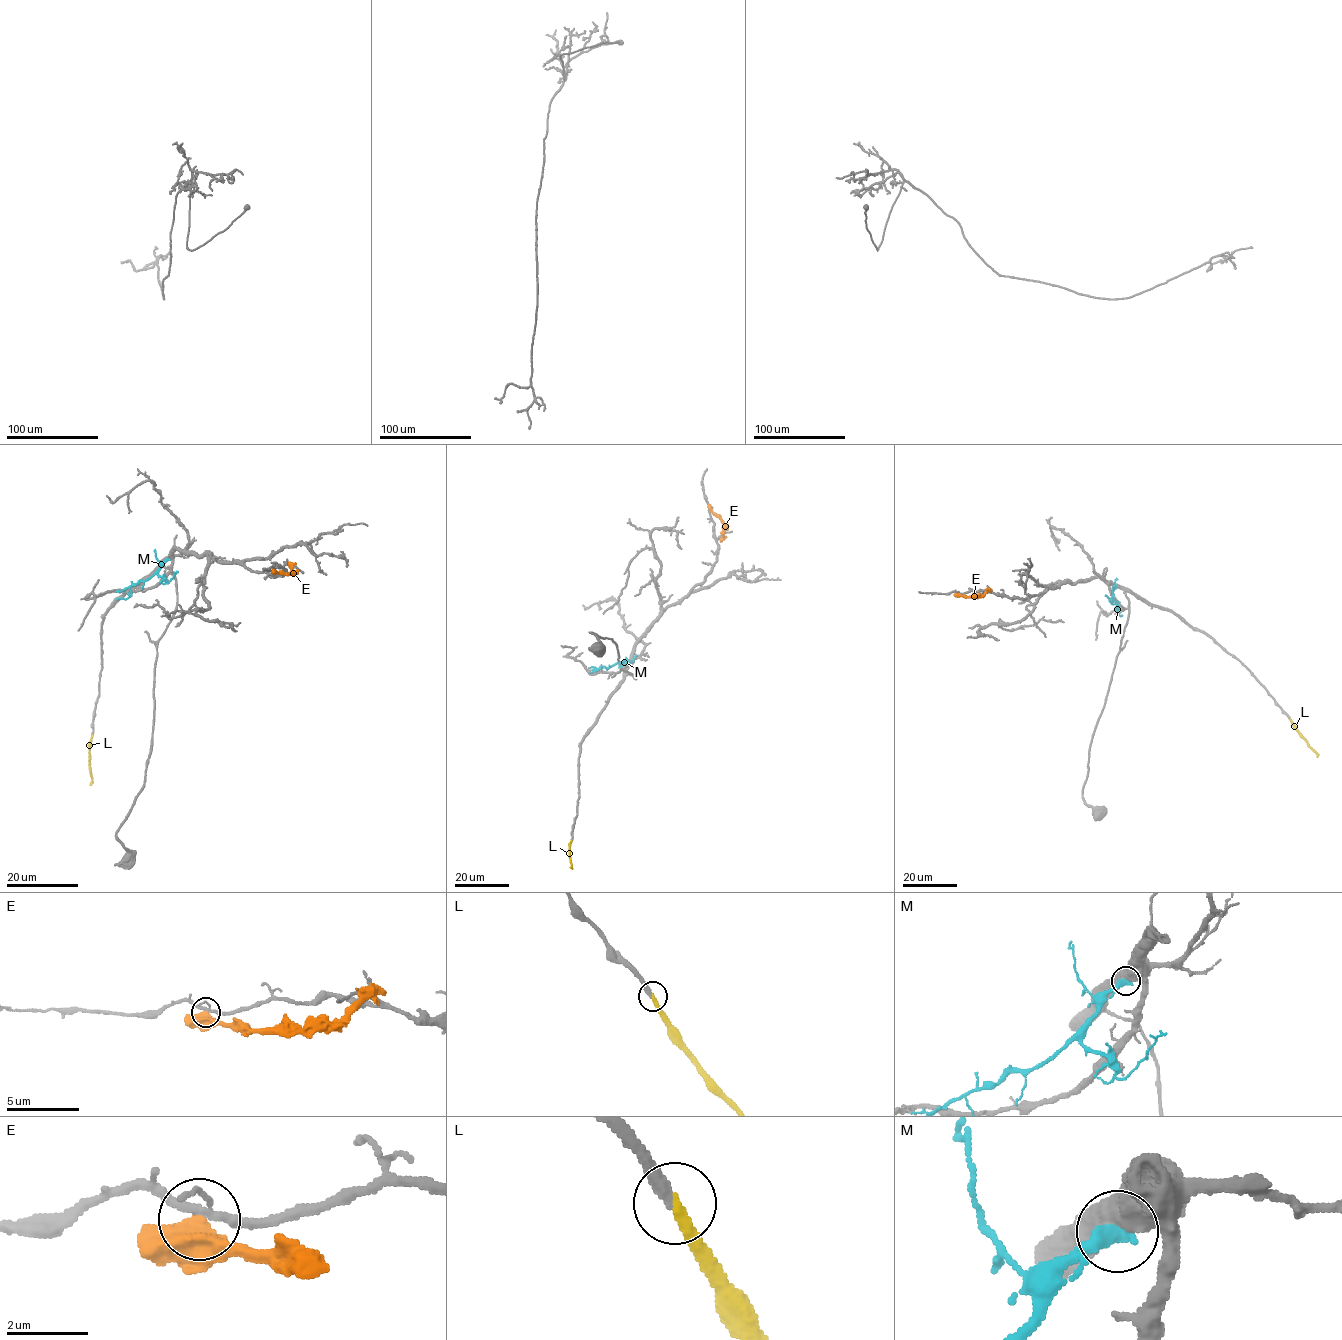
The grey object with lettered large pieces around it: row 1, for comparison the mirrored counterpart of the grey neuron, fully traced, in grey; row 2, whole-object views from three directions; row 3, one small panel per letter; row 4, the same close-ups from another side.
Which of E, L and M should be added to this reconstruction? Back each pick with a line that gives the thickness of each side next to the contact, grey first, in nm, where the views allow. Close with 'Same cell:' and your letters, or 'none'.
L: calibres 340 and 280 nm
Same cell: L

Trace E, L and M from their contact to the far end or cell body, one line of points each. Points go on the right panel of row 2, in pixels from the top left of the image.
E: (958, 593), (983, 596), (992, 590)
L: (1290, 719), (1317, 757)
M: (1114, 586), (1113, 598), (1118, 603), (1116, 612), (1122, 616)

